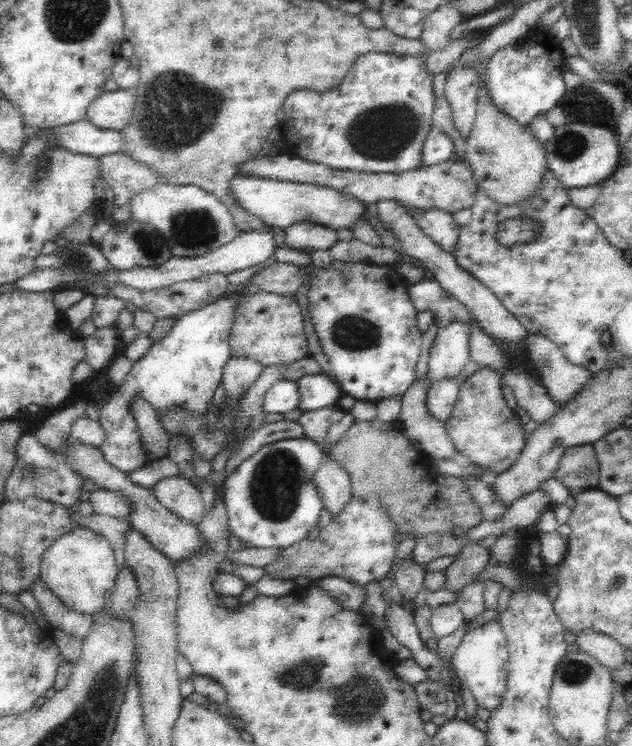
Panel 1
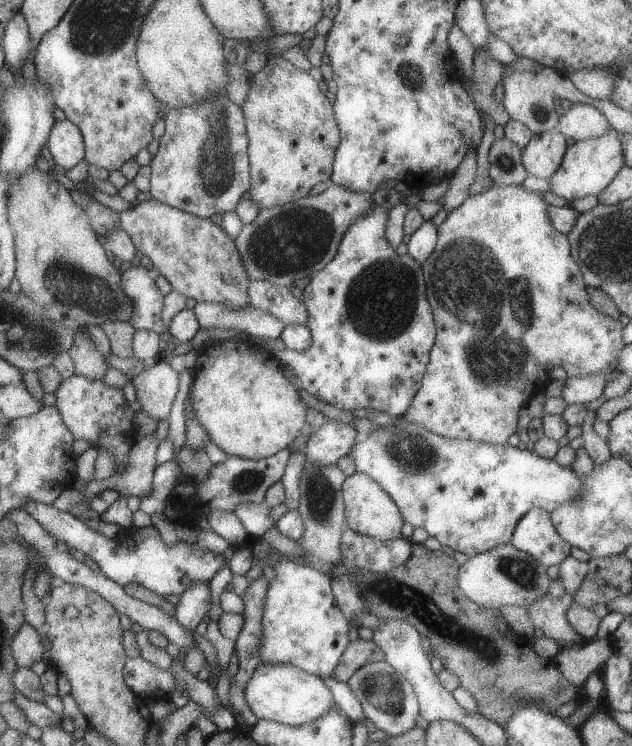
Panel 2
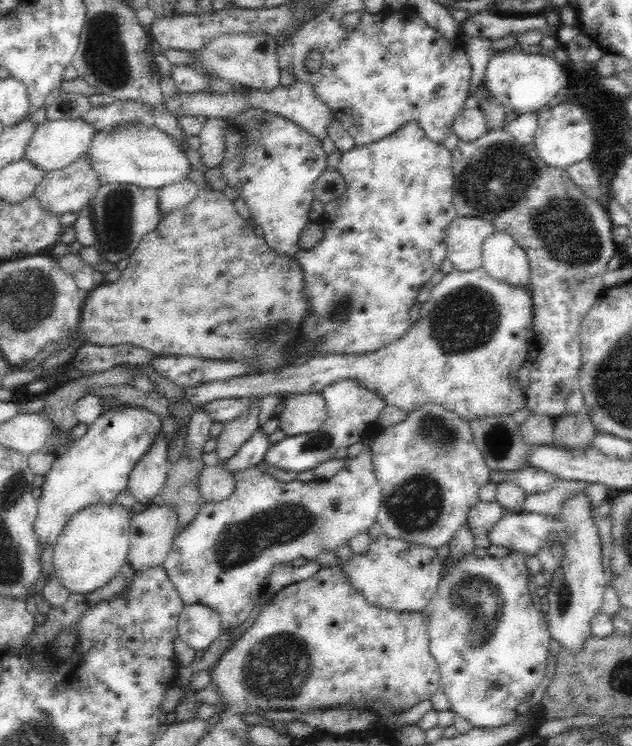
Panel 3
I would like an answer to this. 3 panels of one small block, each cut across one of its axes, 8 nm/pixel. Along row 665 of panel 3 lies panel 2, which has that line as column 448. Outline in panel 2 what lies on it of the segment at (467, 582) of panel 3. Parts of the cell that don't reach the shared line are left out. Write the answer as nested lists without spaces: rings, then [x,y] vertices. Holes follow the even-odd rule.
[[[405,415],[398,417],[394,426],[378,428],[378,430],[372,432],[372,434],[358,435],[356,444],[352,446],[352,450],[350,450],[347,455],[352,458],[357,472],[362,472],[370,476],[372,480],[376,480],[376,482],[382,486],[384,492],[388,492],[388,496],[390,496],[390,498],[396,502],[398,508],[400,508],[400,514],[402,514],[405,523],[409,522],[415,529],[418,527],[424,528],[430,536],[434,536],[434,538],[438,539],[442,547],[450,546],[450,548],[453,548],[455,551],[463,552],[469,557],[510,543],[516,525],[530,510],[533,508],[542,508],[542,510],[551,513],[553,510],[556,510],[556,508],[560,508],[564,502],[572,502],[574,498],[578,498],[580,490],[584,488],[584,486],[582,486],[582,477],[577,476],[576,472],[572,471],[571,468],[566,468],[558,464],[555,458],[544,459],[538,456],[535,451],[530,452],[527,449],[520,450],[520,448],[512,447],[509,444],[488,444],[487,442],[446,438],[434,434],[433,432],[428,432],[426,428],[422,428],[422,426],[418,426],[418,424],[408,422]]]

